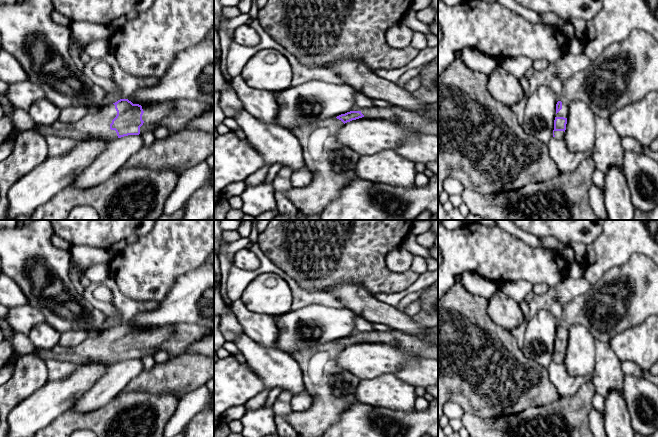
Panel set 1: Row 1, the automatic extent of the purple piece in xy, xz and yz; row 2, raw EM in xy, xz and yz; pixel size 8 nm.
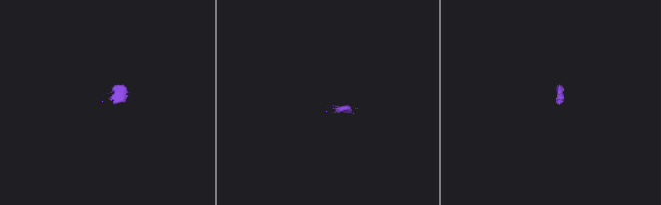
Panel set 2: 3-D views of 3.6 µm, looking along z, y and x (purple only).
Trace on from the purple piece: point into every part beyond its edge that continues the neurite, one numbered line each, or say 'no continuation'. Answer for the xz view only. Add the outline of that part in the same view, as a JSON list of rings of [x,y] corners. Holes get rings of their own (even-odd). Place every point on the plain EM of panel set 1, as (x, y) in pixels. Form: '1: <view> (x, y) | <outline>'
1: xz (407, 342) | [[[373,330],[371,332],[362,334],[361,337],[366,342],[377,342],[395,345],[403,348],[404,350],[407,350],[408,352],[415,352],[424,359],[438,360],[438,348],[422,342],[412,335],[405,334],[400,331],[390,330],[388,332],[379,332]]]

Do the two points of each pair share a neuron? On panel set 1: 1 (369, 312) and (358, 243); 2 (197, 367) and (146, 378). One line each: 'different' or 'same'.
1: different
2: same

